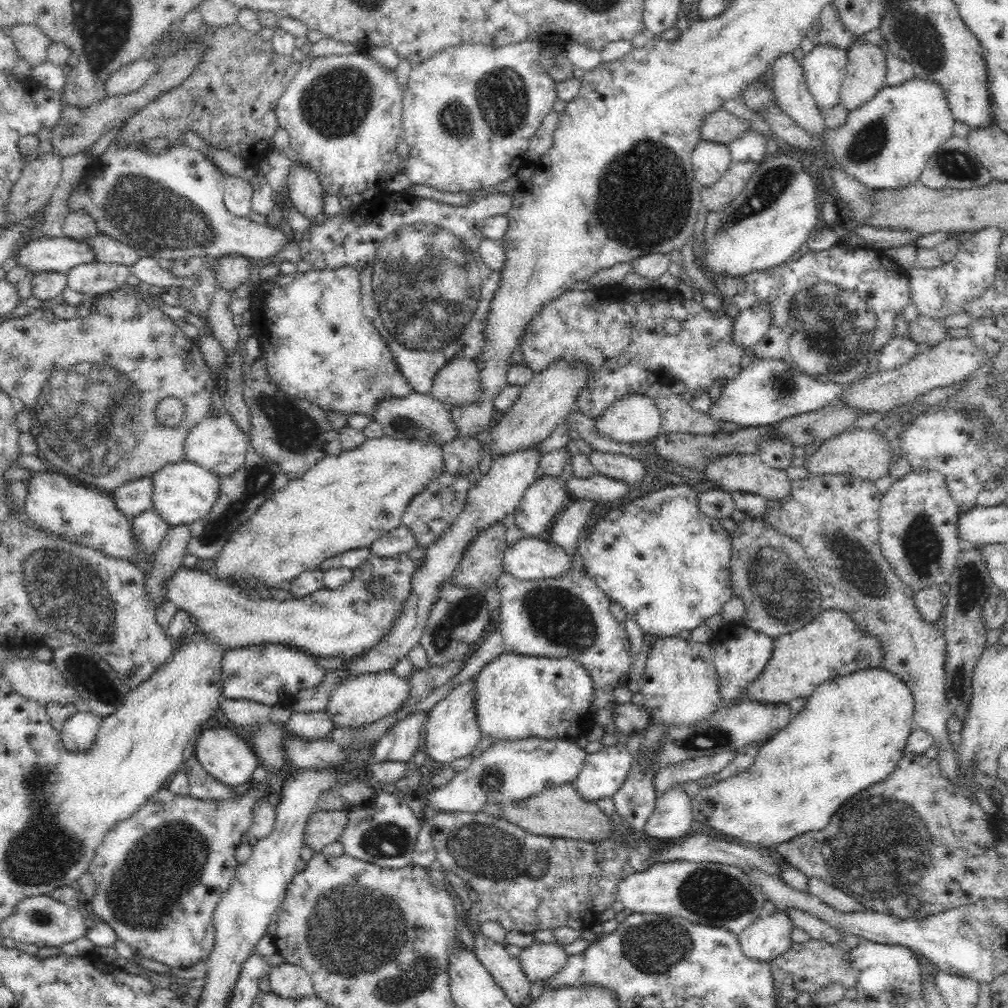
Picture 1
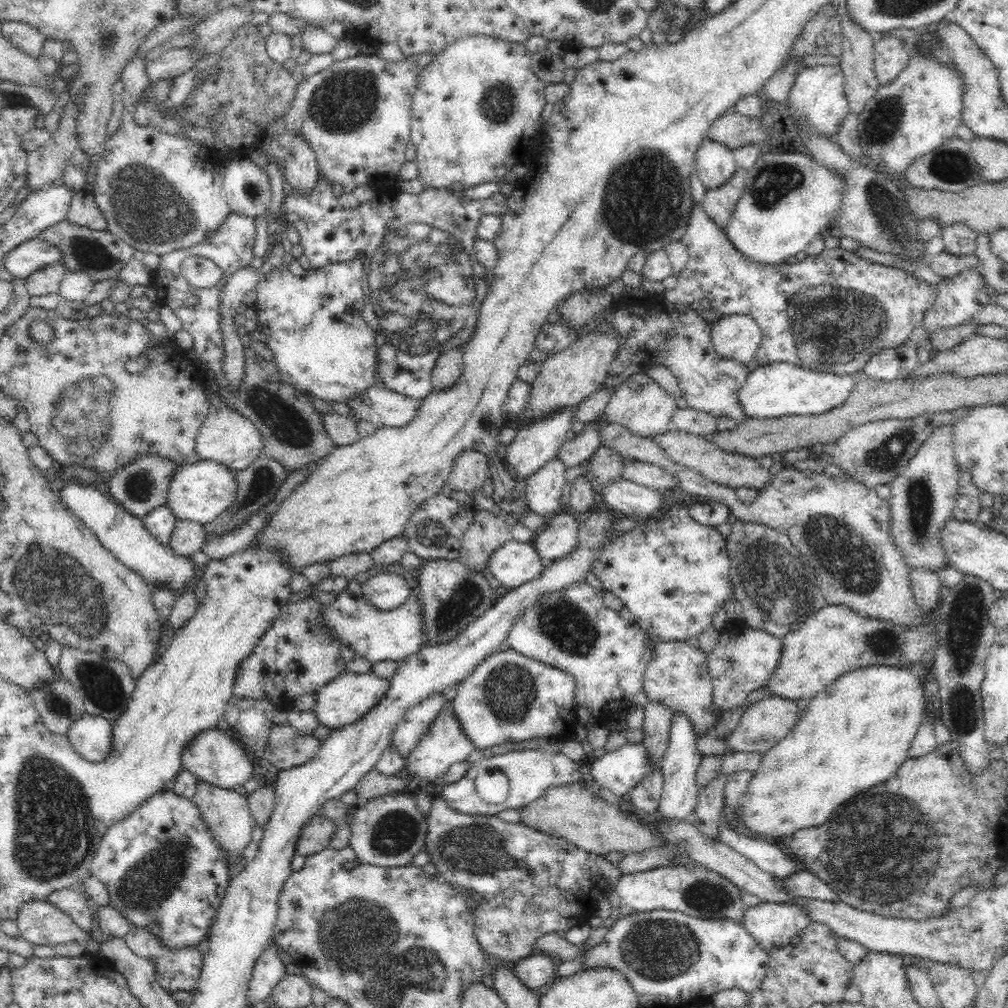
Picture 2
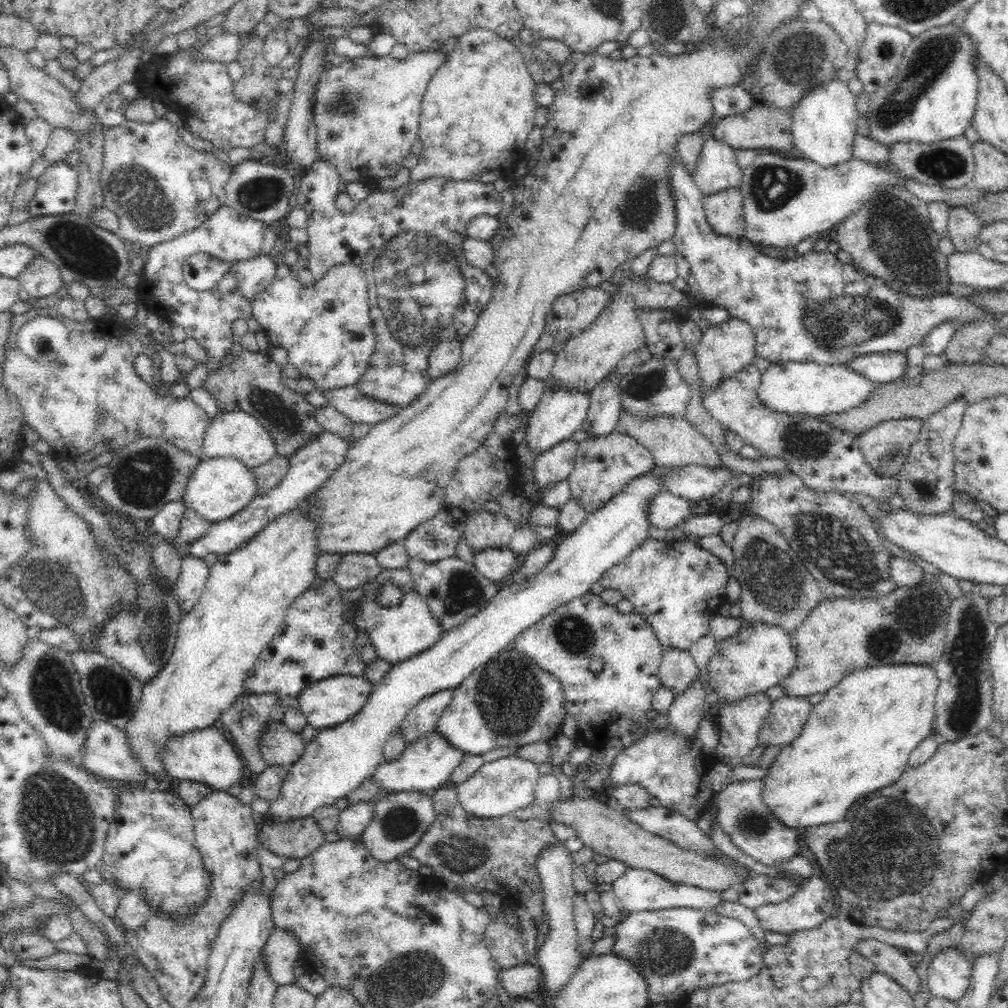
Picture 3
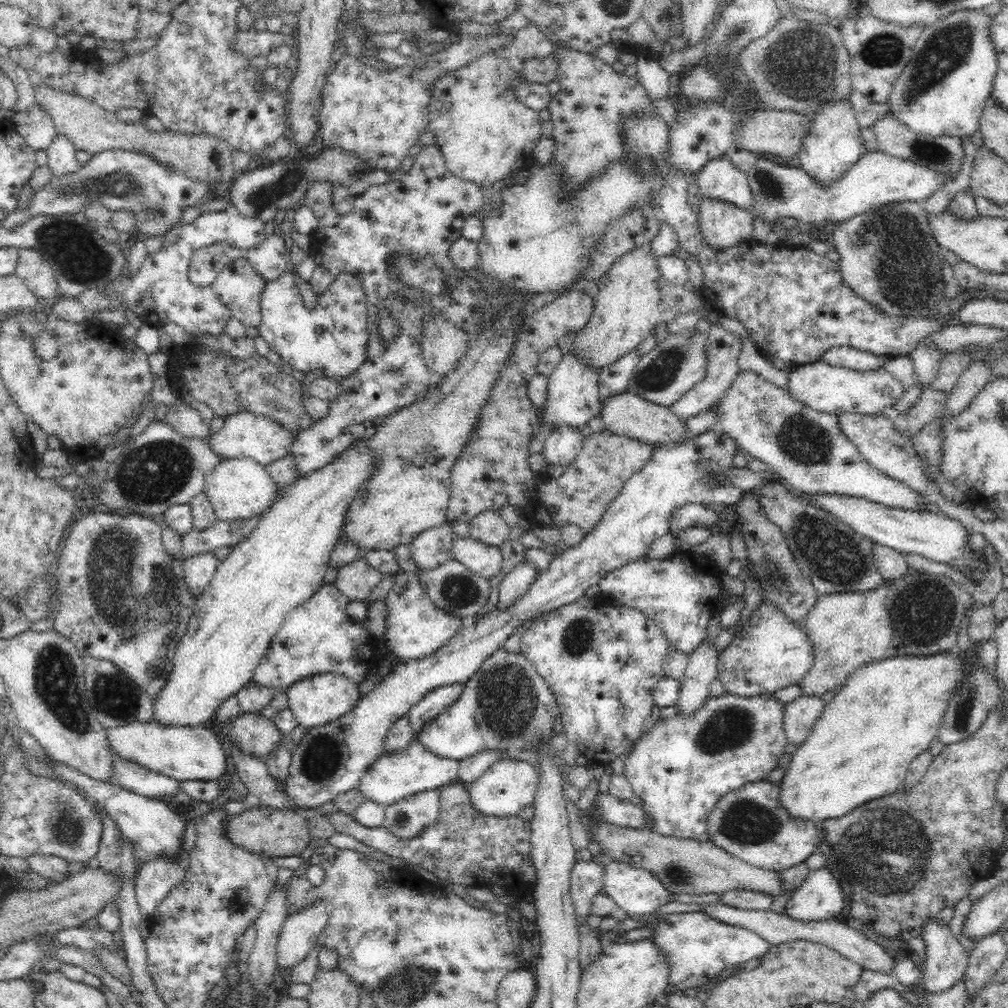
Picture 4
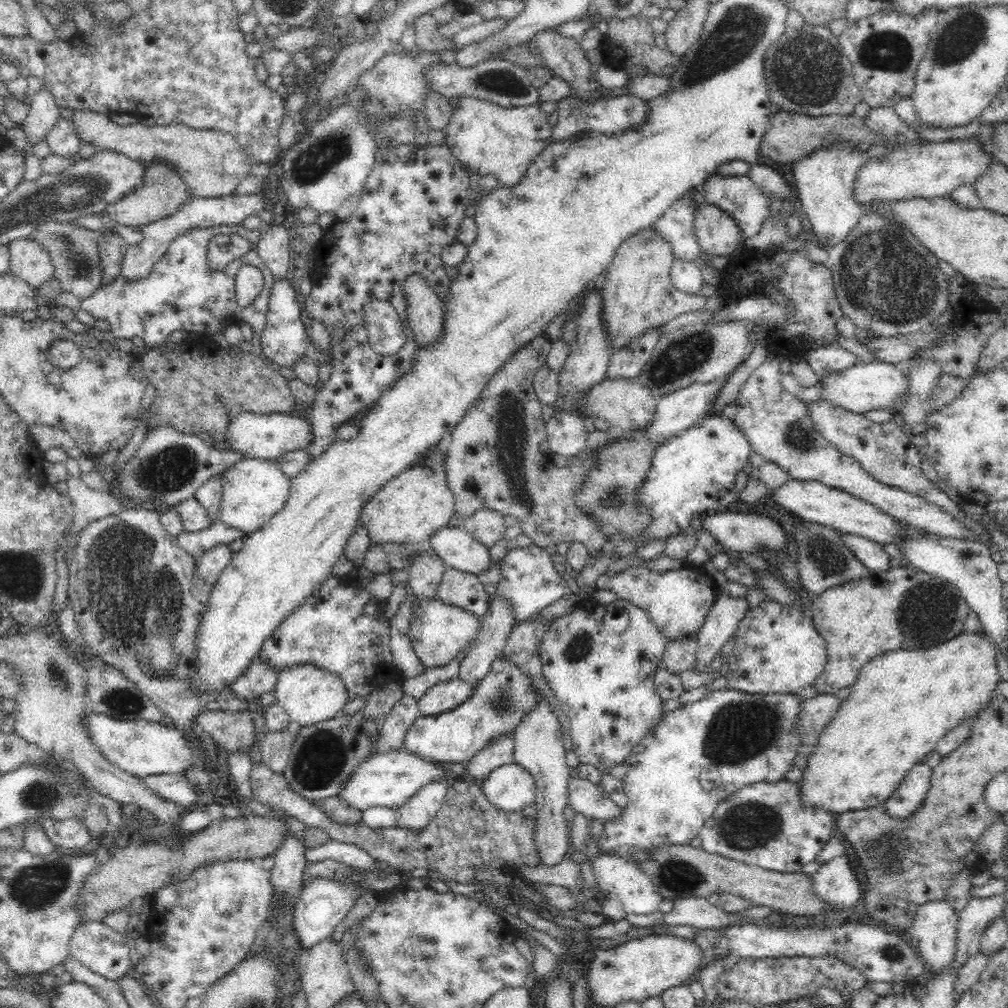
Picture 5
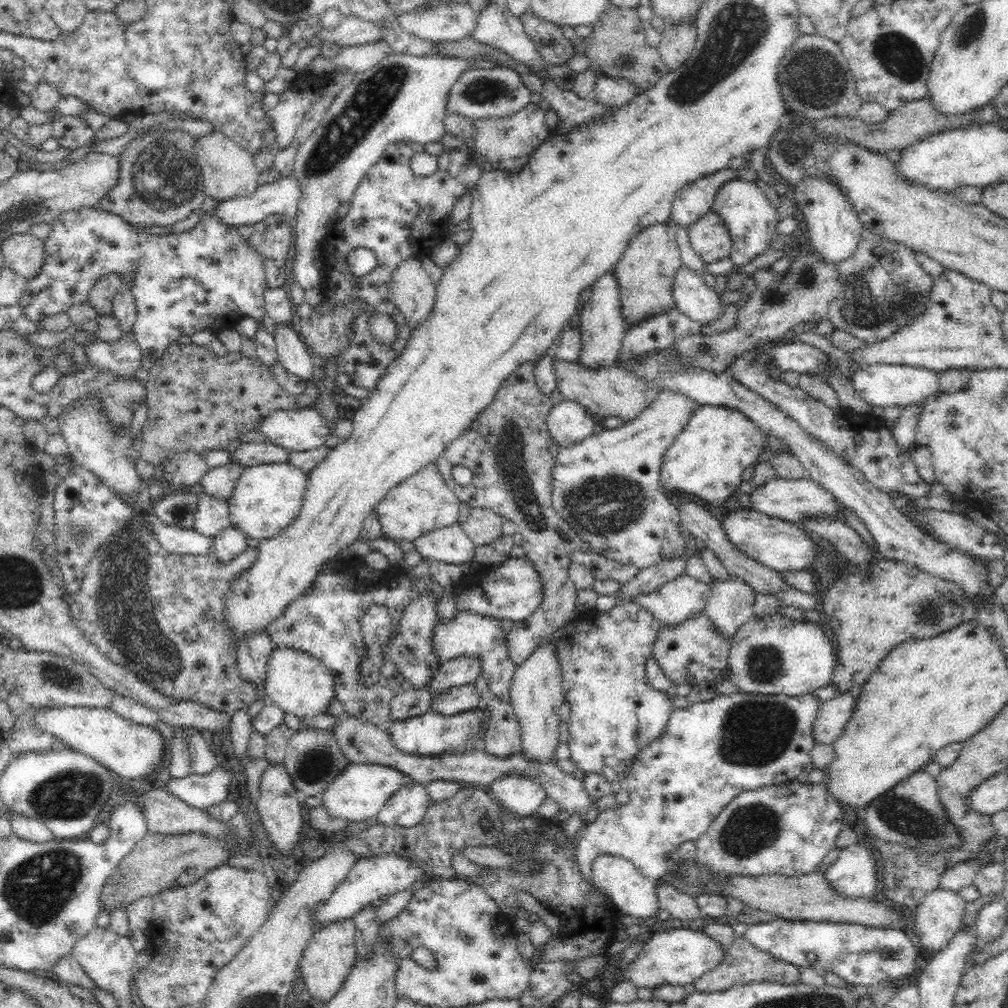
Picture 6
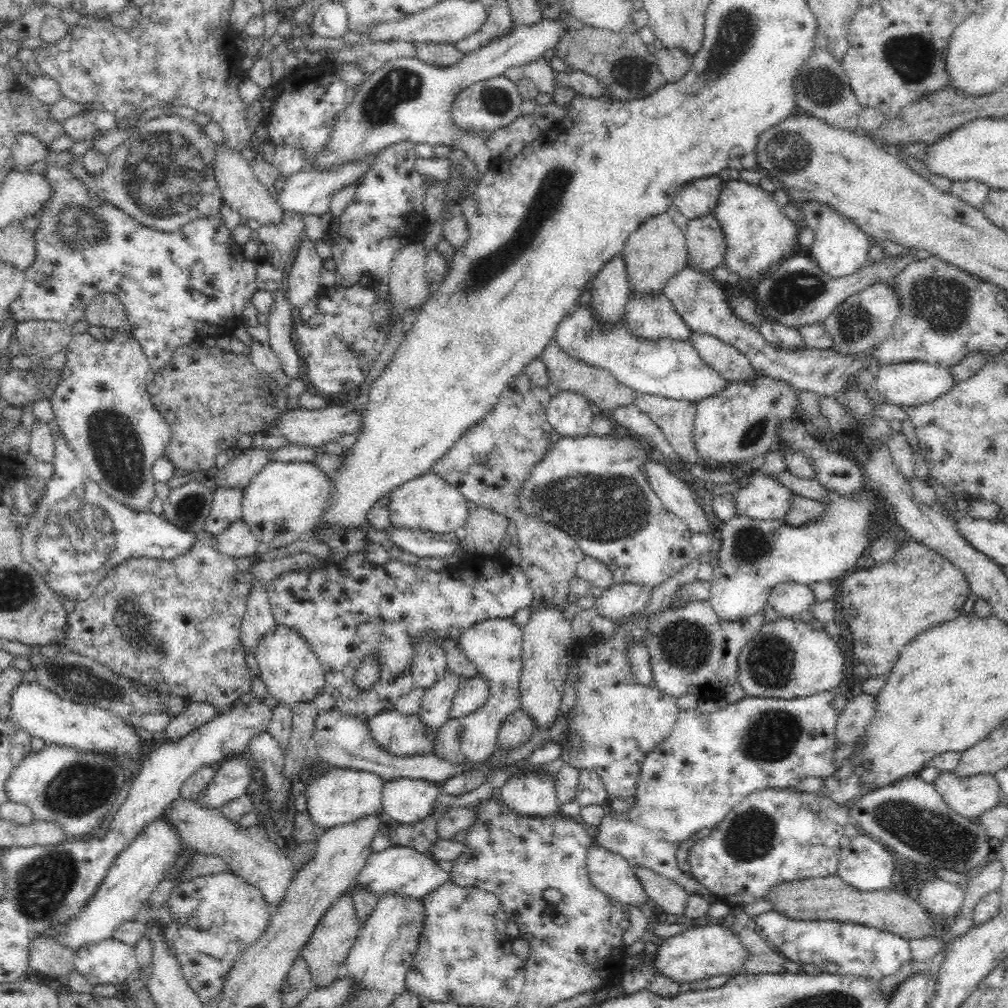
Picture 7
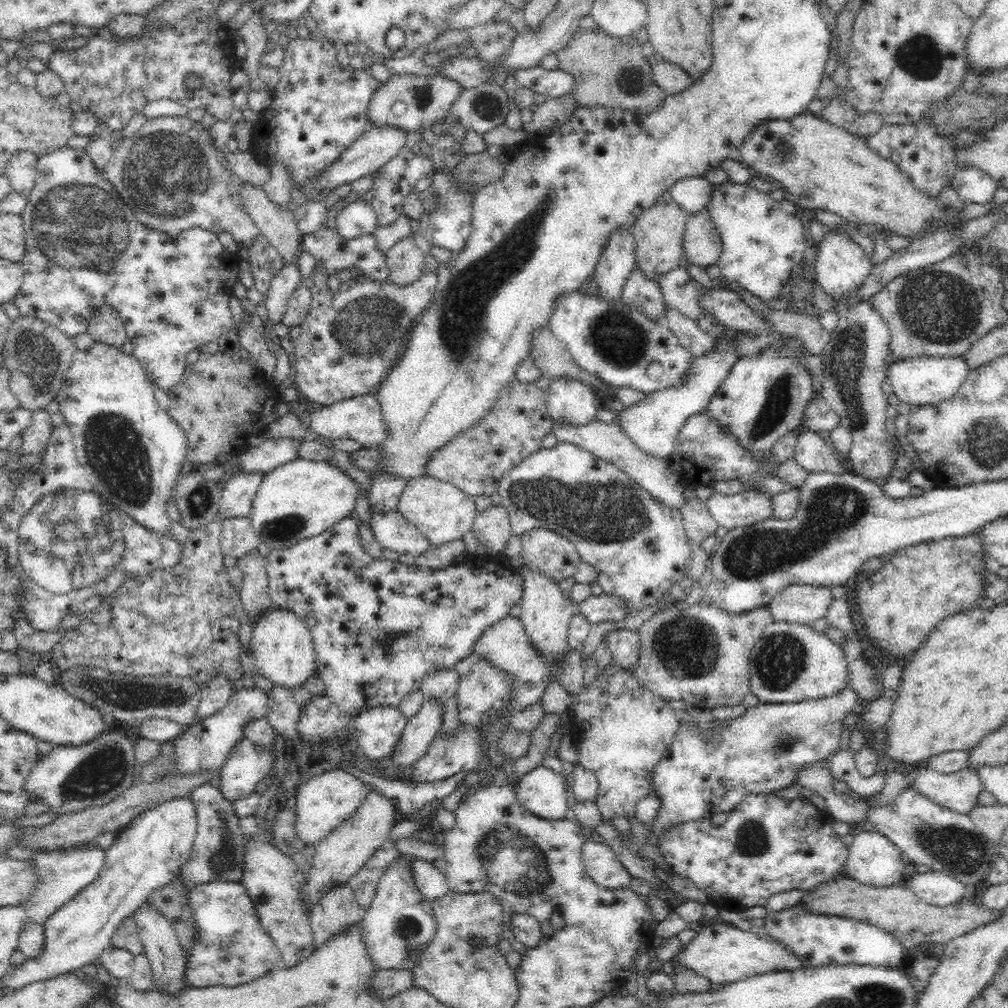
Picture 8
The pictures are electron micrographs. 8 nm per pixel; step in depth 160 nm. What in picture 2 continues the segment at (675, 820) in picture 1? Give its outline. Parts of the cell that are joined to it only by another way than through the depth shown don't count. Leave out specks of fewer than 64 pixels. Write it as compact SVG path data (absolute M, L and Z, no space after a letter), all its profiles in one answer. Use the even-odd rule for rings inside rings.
M676 712L670 718L668 748L661 761L663 772L663 793L659 799L656 814L665 818L691 817L699 799L699 787L696 785L696 771L704 755L697 747L698 734L695 733L690 719L683 712Z

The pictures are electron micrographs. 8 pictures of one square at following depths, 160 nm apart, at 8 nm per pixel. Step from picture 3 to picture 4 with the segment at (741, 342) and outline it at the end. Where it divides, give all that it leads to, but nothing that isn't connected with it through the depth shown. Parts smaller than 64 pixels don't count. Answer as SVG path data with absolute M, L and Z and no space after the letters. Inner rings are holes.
M719 321L711 323L707 342L707 373L704 380L692 386L686 394L682 395L674 404L668 406L670 412L680 417L682 421L688 420L692 416L696 416L699 412L704 412L715 406L728 389L730 385L736 380L736 377L741 372L738 369L738 354L740 354L740 337L726 331Z

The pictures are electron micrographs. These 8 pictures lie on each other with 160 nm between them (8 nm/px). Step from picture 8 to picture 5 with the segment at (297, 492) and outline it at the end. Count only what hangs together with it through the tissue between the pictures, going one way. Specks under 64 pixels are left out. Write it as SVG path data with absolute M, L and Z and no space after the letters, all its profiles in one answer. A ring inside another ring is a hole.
M261 458L240 460L223 472L222 483L224 492L218 520L246 534L260 530L266 522L280 514L280 510L284 510L286 506L292 488L292 480L280 470L277 461Z

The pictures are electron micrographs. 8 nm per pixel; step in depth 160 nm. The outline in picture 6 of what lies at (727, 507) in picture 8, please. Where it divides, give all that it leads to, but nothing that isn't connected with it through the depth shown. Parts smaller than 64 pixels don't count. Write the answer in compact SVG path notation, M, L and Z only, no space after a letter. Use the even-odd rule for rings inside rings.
M774 478L769 482L758 486L756 490L748 494L749 509L760 512L768 517L780 518L781 520L796 524L798 521L809 517L836 517L839 516L839 503L833 499L832 494L824 491L822 486L818 486L809 478L798 480Z

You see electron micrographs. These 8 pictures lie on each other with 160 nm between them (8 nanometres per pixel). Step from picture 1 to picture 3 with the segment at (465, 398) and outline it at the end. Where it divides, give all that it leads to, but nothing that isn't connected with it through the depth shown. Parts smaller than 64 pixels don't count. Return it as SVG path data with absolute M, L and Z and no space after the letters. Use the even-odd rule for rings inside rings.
M461 339L437 340L429 346L428 374L432 379L448 374L458 366L461 354Z

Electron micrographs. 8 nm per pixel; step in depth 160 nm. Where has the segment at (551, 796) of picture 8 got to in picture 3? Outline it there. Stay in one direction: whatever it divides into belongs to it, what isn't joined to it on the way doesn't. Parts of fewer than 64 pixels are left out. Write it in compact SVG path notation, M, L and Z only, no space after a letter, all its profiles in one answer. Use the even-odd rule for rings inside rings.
M518 756L486 762L468 780L457 785L459 803L464 810L479 817L510 815L534 802L535 786L541 777L538 770L538 764Z

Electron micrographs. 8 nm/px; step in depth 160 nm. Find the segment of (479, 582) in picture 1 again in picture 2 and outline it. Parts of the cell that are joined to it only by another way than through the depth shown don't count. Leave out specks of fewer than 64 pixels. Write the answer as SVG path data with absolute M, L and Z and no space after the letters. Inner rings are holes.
M478 508L463 534L459 562L470 570L486 568L490 556L511 540L510 523L502 517Z

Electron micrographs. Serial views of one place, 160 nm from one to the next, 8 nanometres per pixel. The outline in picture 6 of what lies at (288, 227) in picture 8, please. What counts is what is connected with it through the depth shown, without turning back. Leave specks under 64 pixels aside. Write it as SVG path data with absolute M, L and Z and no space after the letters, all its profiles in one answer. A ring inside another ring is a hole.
M218 131L196 139L196 160L203 178L203 191L210 198L227 201L231 198L250 196L258 186L258 170L254 166L253 156L237 146L230 138Z

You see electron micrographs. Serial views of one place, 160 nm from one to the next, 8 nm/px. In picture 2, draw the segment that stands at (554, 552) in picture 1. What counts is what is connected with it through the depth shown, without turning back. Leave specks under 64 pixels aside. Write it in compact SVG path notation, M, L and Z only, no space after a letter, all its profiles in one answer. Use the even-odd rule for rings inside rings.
M511 538L490 556L487 568L508 590L540 576L546 565L532 544Z

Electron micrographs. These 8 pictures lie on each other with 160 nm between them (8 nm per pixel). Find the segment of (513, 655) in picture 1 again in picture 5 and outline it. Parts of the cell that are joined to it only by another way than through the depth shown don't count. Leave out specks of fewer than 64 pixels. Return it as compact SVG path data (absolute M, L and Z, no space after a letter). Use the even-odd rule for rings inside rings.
M500 656L494 660L486 676L474 687L474 693L455 709L435 714L420 715L408 727L403 746L423 759L444 763L466 763L484 746L502 734L514 733L516 726L536 706L536 695L528 685L528 673Z

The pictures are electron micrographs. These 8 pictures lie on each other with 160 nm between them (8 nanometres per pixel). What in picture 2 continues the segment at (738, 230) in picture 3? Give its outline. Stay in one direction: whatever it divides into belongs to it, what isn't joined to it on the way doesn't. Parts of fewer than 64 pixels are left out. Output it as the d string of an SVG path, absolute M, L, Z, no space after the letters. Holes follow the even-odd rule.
M737 169L731 179L715 189L707 189L703 196L704 210L720 228L724 229L731 221L736 203L744 190L745 169Z

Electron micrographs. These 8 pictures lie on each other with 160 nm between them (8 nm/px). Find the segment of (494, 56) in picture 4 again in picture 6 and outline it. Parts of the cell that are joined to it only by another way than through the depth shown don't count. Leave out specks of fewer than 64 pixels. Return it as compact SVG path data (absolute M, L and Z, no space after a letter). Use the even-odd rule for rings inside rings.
M530 103L512 116L487 118L473 121L476 131L474 151L482 159L492 163L494 169L517 172L528 162L532 152L548 139L551 128L544 122L545 110L538 104Z

